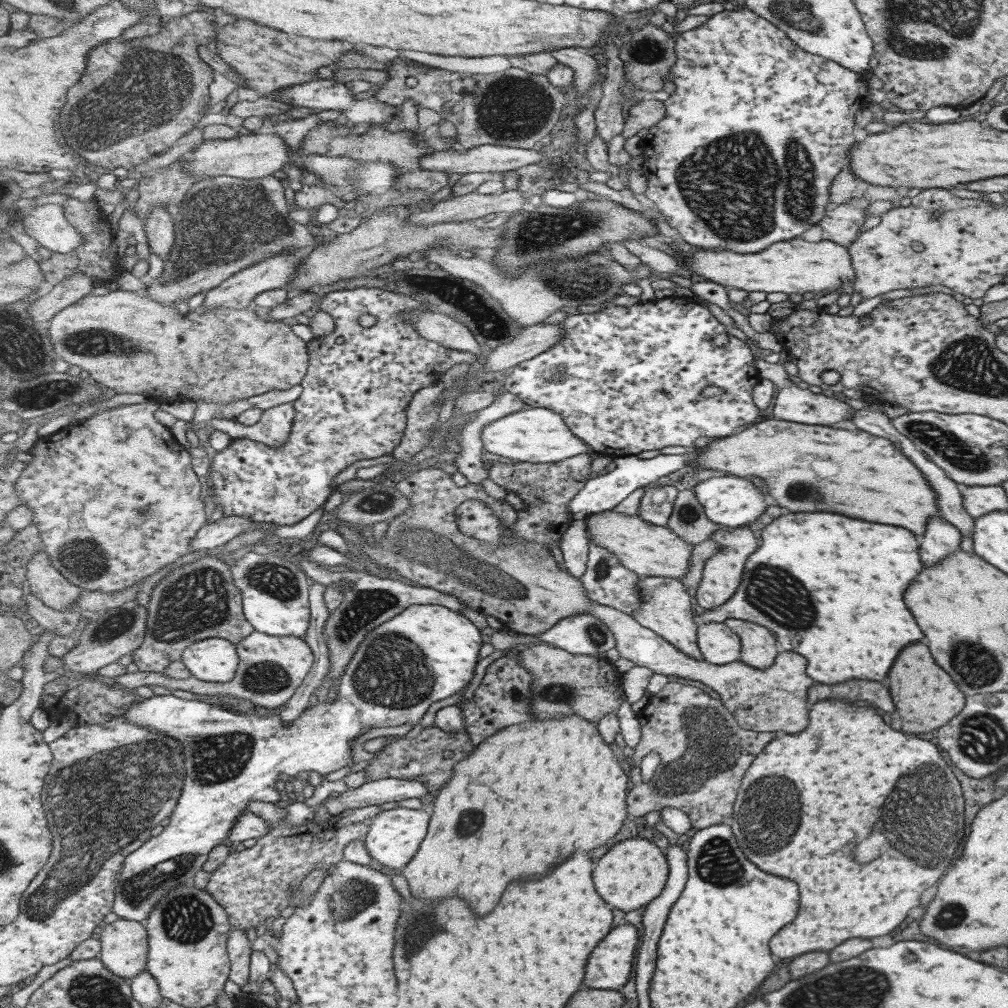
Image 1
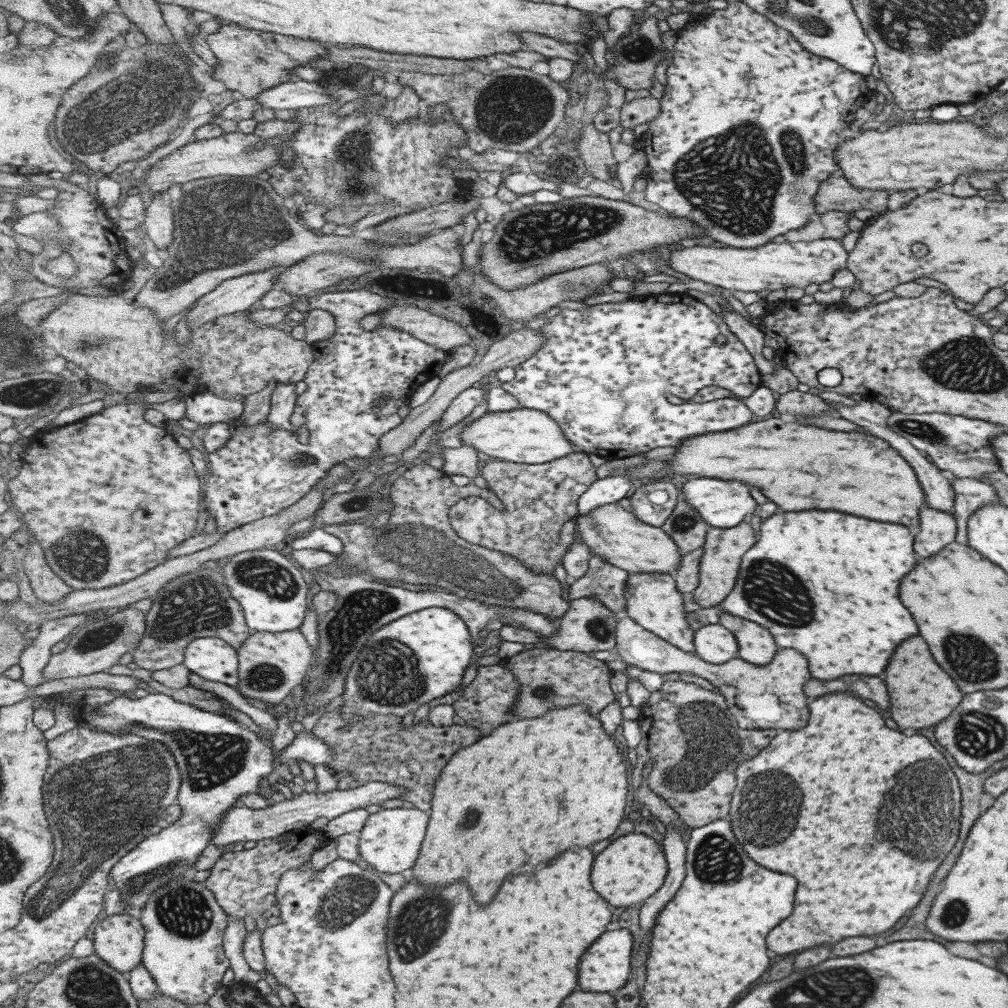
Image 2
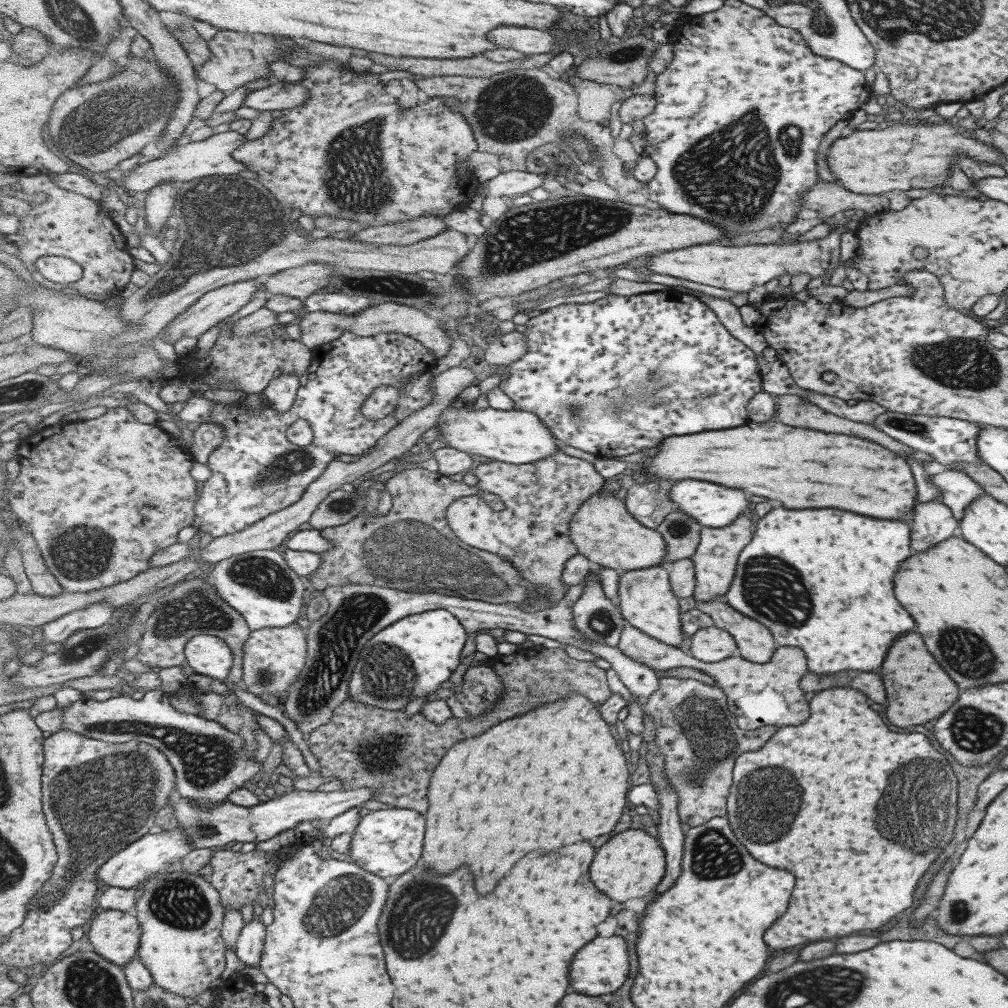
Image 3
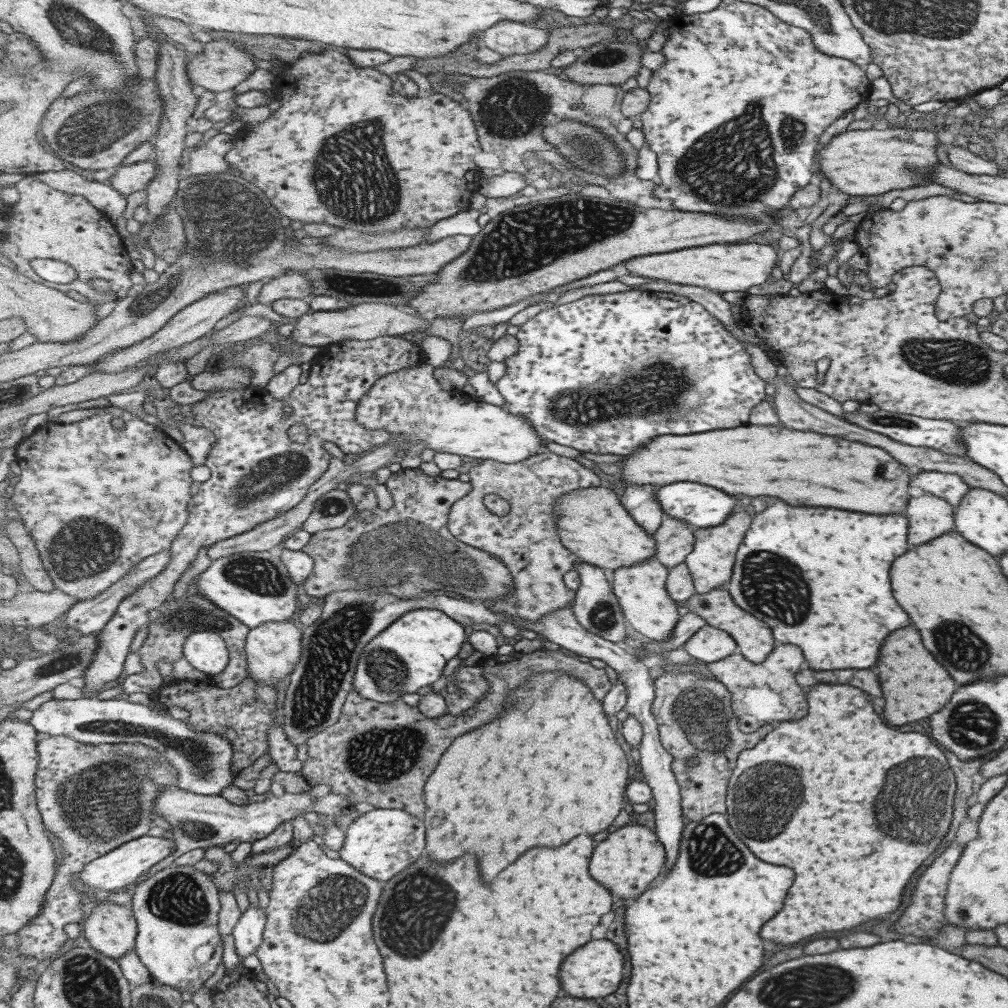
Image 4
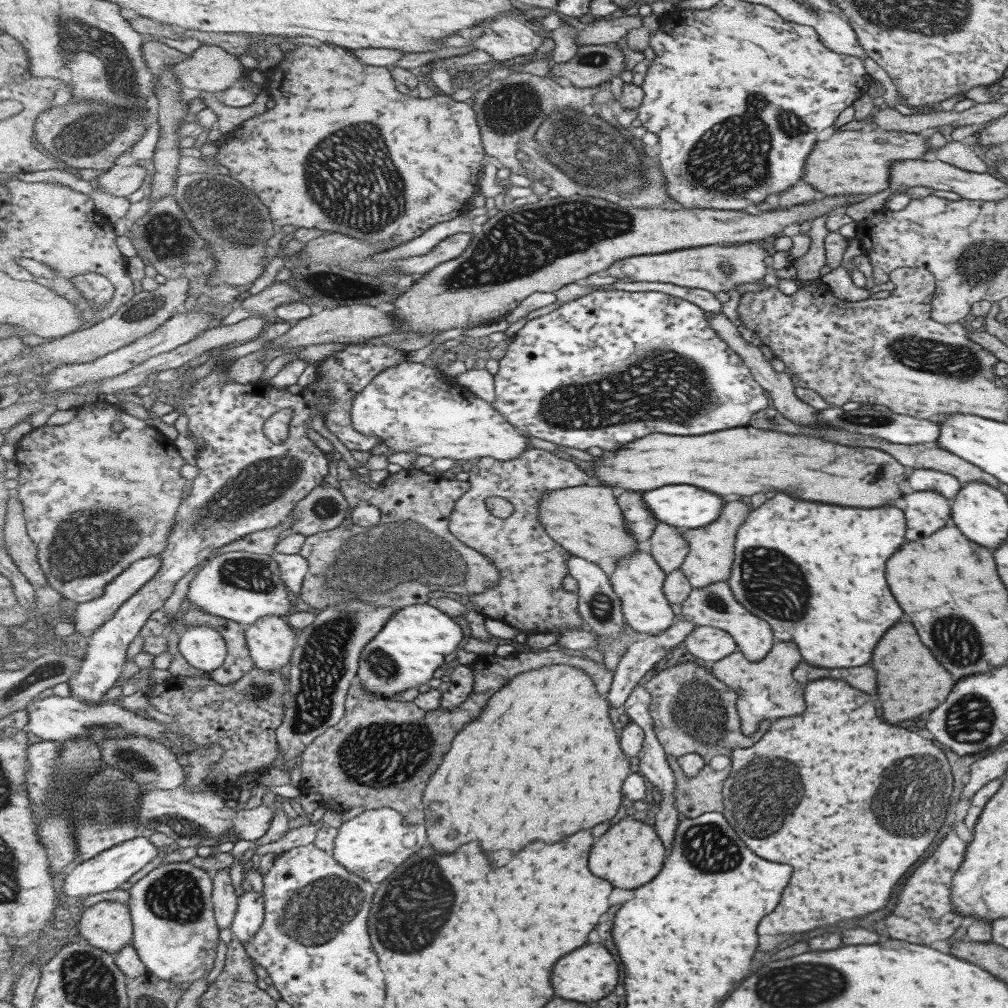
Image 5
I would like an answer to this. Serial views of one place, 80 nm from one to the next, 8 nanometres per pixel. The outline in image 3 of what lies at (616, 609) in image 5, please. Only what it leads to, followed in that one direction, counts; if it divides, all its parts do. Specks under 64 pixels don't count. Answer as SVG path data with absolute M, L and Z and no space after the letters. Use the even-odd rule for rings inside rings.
M597 568L586 576L586 590L574 603L574 623L579 632L584 633L591 641L617 647L624 631L626 617L622 615L619 602L611 600L605 592Z

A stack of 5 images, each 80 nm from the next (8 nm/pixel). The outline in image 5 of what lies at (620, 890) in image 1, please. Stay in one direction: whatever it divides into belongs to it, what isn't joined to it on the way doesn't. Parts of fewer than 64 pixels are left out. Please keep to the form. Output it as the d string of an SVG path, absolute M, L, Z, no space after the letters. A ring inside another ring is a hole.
M627 816L595 842L595 848L591 850L591 870L605 880L611 880L615 888L635 890L651 882L663 870L668 855L669 852L661 837L657 836L654 826Z

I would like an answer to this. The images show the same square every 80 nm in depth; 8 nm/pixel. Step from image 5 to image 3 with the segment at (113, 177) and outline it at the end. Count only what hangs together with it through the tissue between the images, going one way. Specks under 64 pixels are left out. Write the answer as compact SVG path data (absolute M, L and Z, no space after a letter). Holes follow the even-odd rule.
M224 130L223 133L211 135L207 140L201 142L184 142L177 146L176 150L161 155L158 159L153 159L150 162L141 161L124 178L124 186L128 191L147 193L165 181L184 183L206 176L249 174L248 166L232 157L233 152L247 141L249 140L245 138L244 134Z

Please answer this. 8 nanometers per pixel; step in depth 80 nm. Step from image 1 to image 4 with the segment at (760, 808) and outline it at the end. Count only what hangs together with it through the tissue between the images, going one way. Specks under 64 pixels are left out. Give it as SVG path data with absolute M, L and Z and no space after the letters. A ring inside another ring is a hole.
M815 684L807 692L807 714L801 720L777 724L762 739L755 744L754 748L742 750L738 754L737 762L734 764L730 779L726 784L726 820L731 820L730 827L735 828L735 832L739 832L739 836L743 836L743 844L747 844L747 848L751 848L751 852L755 852L755 856L759 856L759 860L769 862L769 864L789 866L795 874L781 910L771 920L767 920L767 924L761 926L759 936L765 940L773 940L777 944L791 944L791 942L799 942L803 938L809 938L809 936L821 934L821 932L849 930L863 922L869 922L877 916L897 910L901 906L905 886L911 882L911 878L921 868L925 858L937 848L937 844L941 844L943 834L947 832L947 826L951 820L951 804L956 784L954 774L943 757L943 753L923 734L897 732L897 730L889 728L887 724L883 724L879 720L879 716L873 712L869 696L865 692L861 692L859 688L845 686L845 684ZM881 788L883 788L883 800L881 800ZM901 794L907 794L905 806L901 806ZM881 804L883 804L883 808L881 808ZM881 824L883 824L883 828L881 828Z

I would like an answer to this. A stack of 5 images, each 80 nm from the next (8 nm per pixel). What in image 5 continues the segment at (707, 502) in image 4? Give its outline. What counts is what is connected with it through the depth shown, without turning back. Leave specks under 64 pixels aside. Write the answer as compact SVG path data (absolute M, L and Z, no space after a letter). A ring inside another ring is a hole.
M671 484L671 486L646 491L645 499L660 523L667 523L683 530L705 527L707 524L714 523L725 506L721 496L707 492L703 488L697 488L693 484Z

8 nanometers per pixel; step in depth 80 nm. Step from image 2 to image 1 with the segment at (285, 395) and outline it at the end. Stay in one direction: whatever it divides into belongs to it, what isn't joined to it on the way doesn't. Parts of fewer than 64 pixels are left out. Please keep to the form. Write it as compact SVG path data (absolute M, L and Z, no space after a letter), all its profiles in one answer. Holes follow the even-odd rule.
M286 402L263 411L259 421L254 425L244 426L236 420L213 419L205 423L193 424L192 430L196 431L208 425L213 427L214 430L230 434L234 439L251 437L257 442L262 442L272 447L280 447L287 442L295 417L296 408L294 407L294 402Z

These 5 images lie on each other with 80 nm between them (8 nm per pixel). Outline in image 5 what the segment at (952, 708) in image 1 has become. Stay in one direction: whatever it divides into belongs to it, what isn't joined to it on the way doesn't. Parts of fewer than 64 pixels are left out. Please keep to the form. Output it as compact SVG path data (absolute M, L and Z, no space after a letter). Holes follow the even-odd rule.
M909 622L891 626L873 648L871 666L877 672L877 696L883 708L883 718L891 724L913 718L925 710L935 708L945 700L953 686L951 676L935 662L931 652L919 642Z

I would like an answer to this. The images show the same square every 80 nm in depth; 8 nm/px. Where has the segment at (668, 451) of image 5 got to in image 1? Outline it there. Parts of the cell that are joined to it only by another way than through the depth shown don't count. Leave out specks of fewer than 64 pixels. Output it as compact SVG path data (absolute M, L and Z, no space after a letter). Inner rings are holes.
M781 419L760 420L744 428L735 436L702 442L694 456L694 466L703 470L719 470L726 474L747 478L761 478L767 494L791 512L835 512L867 522L891 524L907 528L913 534L923 534L923 526L931 518L941 518L936 507L936 496L921 471L886 438L869 434L854 427L837 429L832 426L808 425ZM795 484L803 488L795 494Z

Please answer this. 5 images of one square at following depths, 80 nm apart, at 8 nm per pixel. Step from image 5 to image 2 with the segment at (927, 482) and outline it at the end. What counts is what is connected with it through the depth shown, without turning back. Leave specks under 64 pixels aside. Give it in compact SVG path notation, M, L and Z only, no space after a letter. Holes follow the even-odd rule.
M953 477L950 480L953 491L952 514L955 514L956 533L954 540L967 545L966 521L971 513L987 503L999 503L994 488L987 482L974 478Z

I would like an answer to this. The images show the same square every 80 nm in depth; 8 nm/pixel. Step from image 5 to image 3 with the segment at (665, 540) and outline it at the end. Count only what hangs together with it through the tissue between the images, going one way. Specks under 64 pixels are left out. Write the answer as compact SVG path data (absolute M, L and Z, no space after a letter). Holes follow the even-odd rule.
M676 509L659 525L658 531L665 536L667 547L665 565L670 567L673 562L690 558L695 554L699 542L699 531L703 526L689 517L682 510Z

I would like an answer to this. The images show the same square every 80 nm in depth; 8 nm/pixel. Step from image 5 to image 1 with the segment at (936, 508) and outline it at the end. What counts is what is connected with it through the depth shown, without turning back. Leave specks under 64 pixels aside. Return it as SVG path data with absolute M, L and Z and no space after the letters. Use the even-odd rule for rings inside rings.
M941 518L927 520L925 534L915 538L919 544L919 558L925 564L935 564L935 560L942 559L951 551L959 549L962 534L958 528L948 524Z

